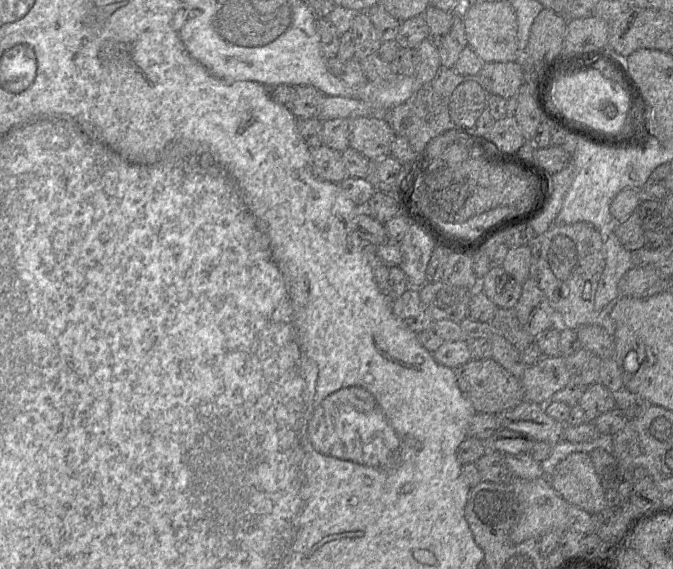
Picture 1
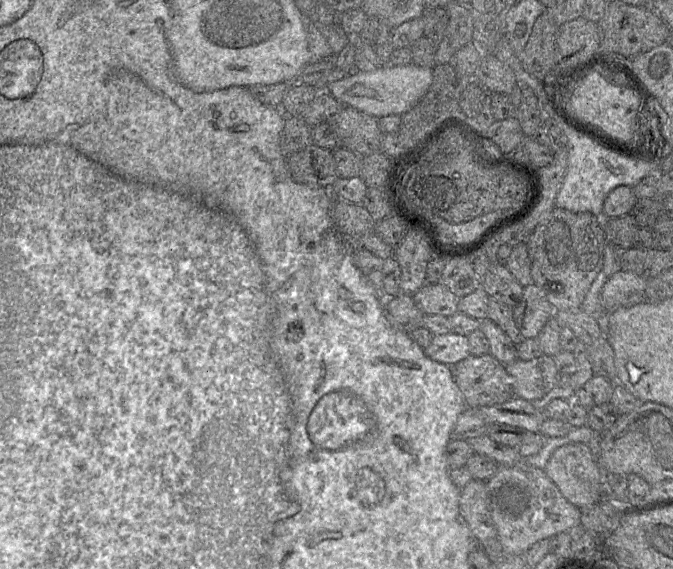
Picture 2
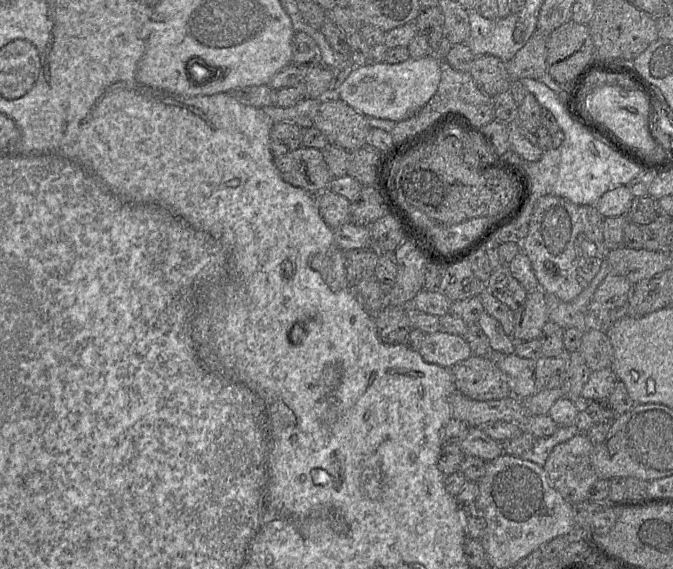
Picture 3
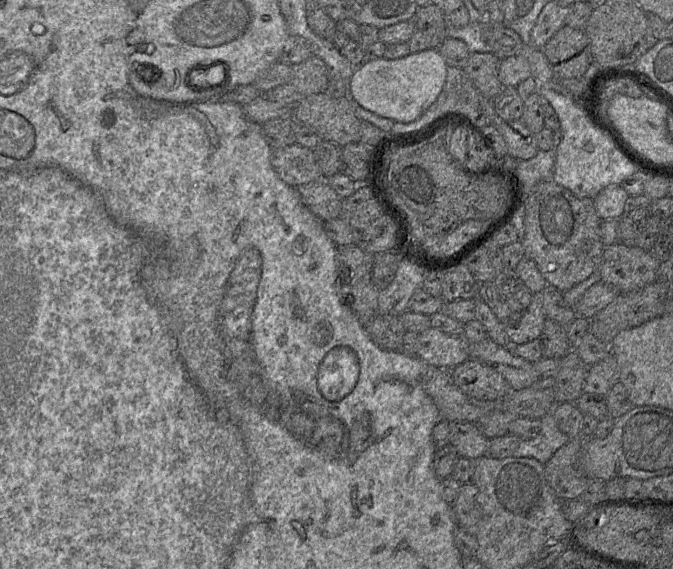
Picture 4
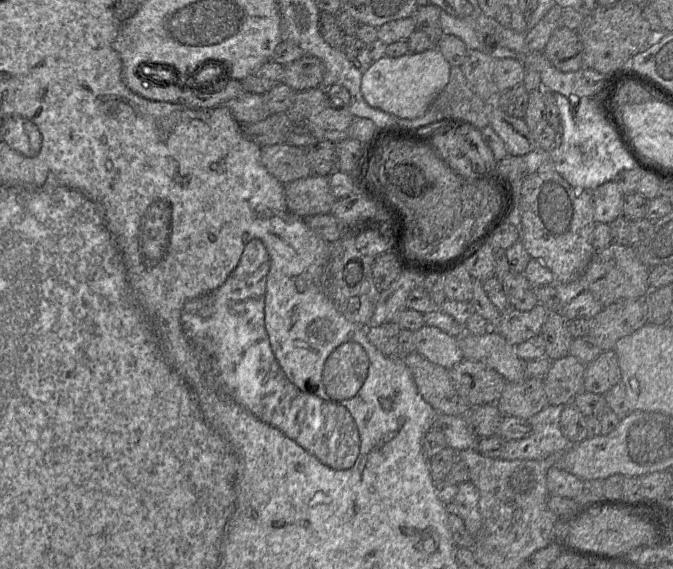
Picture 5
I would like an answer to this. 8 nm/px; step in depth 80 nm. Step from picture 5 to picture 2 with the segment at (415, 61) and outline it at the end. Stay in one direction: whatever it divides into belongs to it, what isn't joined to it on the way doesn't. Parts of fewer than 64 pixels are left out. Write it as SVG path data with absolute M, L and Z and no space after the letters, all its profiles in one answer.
M413 63L403 66L382 65L371 72L351 72L345 78L328 84L325 91L344 105L375 118L381 118L388 115L402 115L412 109L428 91L432 77L433 68Z

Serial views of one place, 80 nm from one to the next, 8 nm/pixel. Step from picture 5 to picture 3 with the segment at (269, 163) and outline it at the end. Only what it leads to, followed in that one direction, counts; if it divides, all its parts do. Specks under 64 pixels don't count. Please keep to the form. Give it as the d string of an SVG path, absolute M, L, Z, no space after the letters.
M301 146L280 157L274 157L274 163L287 183L312 194L328 189L333 179L322 151L317 148Z

